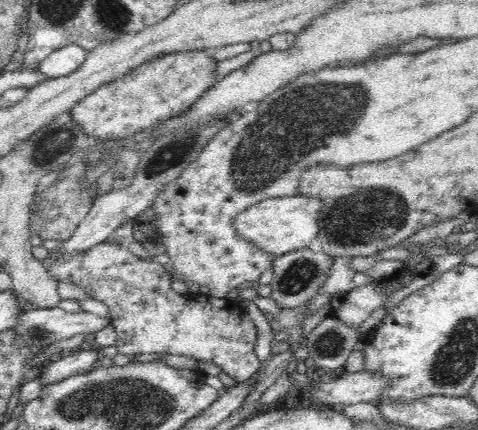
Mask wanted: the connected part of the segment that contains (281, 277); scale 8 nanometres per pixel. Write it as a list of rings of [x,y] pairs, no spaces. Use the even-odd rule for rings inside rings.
[[[308,247],[298,248],[282,254],[273,262],[273,279],[271,280],[271,297],[280,308],[298,308],[303,305],[324,284],[330,274],[332,257],[322,252],[313,252]]]

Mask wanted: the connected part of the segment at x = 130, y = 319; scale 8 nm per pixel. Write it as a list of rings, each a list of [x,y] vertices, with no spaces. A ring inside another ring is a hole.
[[[110,241],[96,244],[92,248],[74,254],[70,259],[54,257],[50,254],[44,260],[48,272],[56,278],[57,282],[69,280],[82,286],[91,298],[102,301],[109,308],[109,322],[117,333],[117,350],[132,360],[130,354],[175,354],[189,356],[194,360],[213,362],[220,366],[236,384],[244,383],[257,374],[262,362],[255,353],[258,329],[248,313],[233,298],[208,297],[200,301],[196,292],[179,294],[172,289],[172,276],[168,275],[164,266],[153,261],[146,261],[129,252],[121,244]]]

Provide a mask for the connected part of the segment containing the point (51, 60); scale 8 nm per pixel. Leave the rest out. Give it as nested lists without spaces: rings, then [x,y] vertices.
[[[76,45],[64,46],[55,50],[45,58],[36,68],[28,68],[34,71],[40,71],[49,79],[56,79],[62,76],[68,76],[75,70],[78,70],[86,60],[88,51]]]

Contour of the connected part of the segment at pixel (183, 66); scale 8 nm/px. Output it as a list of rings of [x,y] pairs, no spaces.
[[[192,49],[182,52],[164,53],[152,57],[139,67],[129,70],[117,79],[102,83],[94,92],[88,93],[84,100],[76,103],[70,110],[70,116],[78,124],[93,143],[107,140],[120,140],[146,129],[153,129],[156,124],[174,118],[188,109],[216,78],[216,60],[207,51]]]

